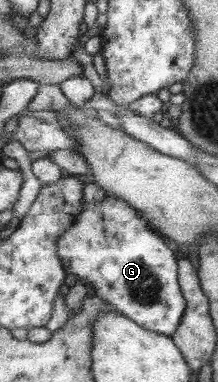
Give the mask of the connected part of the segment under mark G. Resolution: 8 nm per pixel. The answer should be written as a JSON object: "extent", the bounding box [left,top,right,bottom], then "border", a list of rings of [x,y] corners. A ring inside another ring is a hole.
{"extent":[58,194,188,337],"border":[[[110,194],[102,204],[85,203],[84,212],[58,245],[68,274],[88,283],[94,294],[116,305],[122,315],[171,337],[178,332],[188,310],[180,282],[179,254],[129,202]]]}

